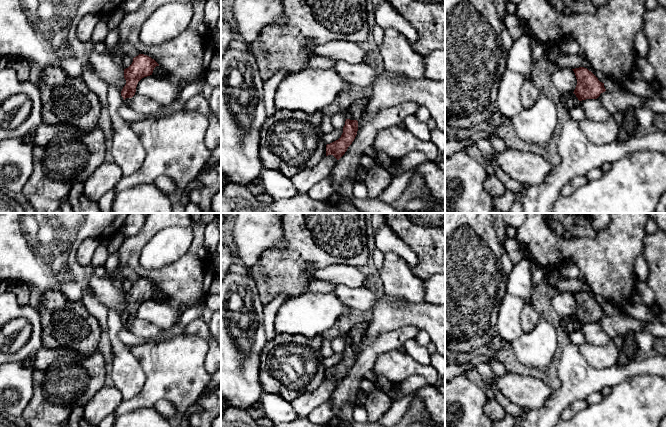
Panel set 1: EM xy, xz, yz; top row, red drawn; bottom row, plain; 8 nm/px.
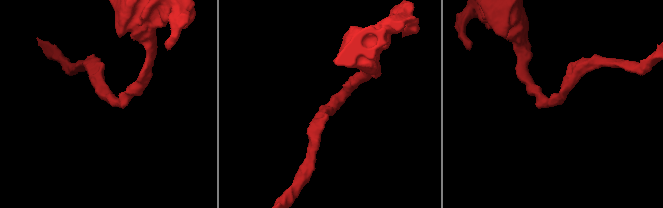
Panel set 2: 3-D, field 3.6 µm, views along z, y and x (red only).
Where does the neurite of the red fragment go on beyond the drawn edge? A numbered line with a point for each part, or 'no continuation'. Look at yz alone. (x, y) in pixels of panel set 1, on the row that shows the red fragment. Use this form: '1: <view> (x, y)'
1: yz (569, 100)

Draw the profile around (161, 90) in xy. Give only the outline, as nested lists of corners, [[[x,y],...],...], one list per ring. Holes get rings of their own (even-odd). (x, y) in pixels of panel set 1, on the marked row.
[[[150,75],[138,82],[135,94],[155,100],[162,105],[168,105],[179,96],[181,88],[173,85],[166,76],[160,78]]]

